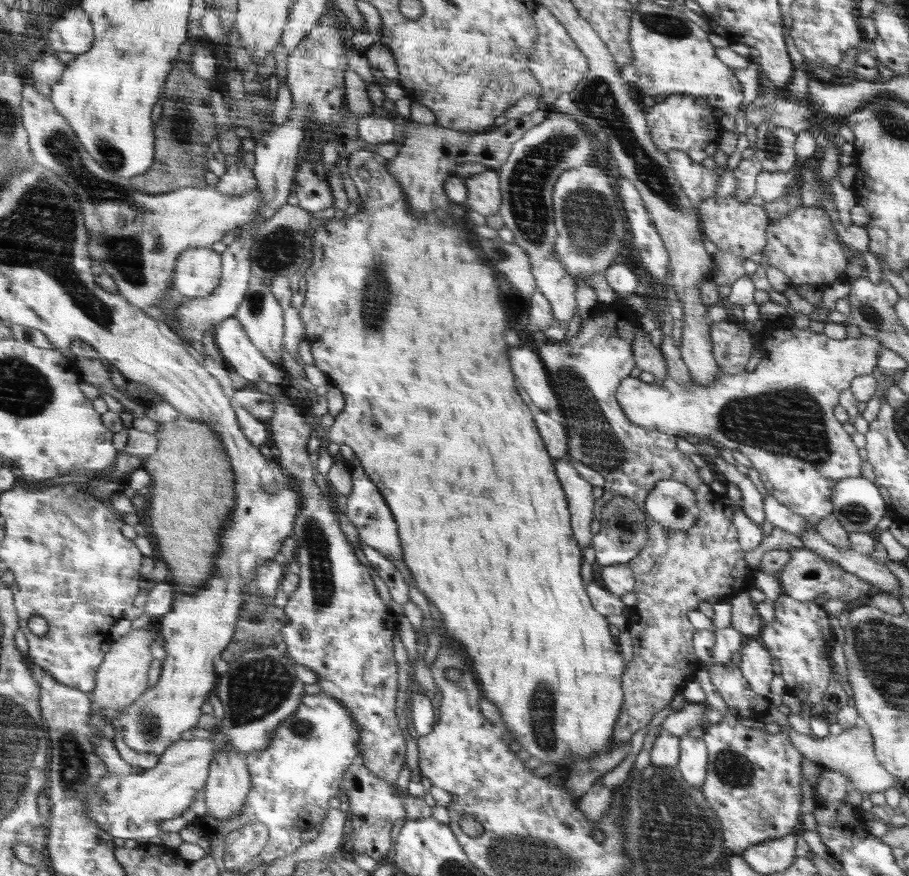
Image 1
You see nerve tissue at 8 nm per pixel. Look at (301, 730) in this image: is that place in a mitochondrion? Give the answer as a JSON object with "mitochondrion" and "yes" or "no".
{"mitochondrion":"yes"}

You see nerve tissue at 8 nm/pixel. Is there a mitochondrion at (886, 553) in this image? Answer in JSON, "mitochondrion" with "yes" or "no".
{"mitochondrion":"no"}

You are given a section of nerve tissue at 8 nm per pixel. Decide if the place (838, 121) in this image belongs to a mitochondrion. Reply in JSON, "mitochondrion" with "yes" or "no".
{"mitochondrion":"no"}

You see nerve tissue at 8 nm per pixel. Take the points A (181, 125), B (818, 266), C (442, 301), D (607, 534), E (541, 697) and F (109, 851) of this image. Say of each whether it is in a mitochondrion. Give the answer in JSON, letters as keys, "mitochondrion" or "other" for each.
{"A":"mitochondrion","B":"other","C":"other","D":"other","E":"mitochondrion","F":"other"}

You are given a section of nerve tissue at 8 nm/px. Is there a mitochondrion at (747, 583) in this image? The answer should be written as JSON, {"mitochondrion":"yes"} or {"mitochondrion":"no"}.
{"mitochondrion":"no"}

